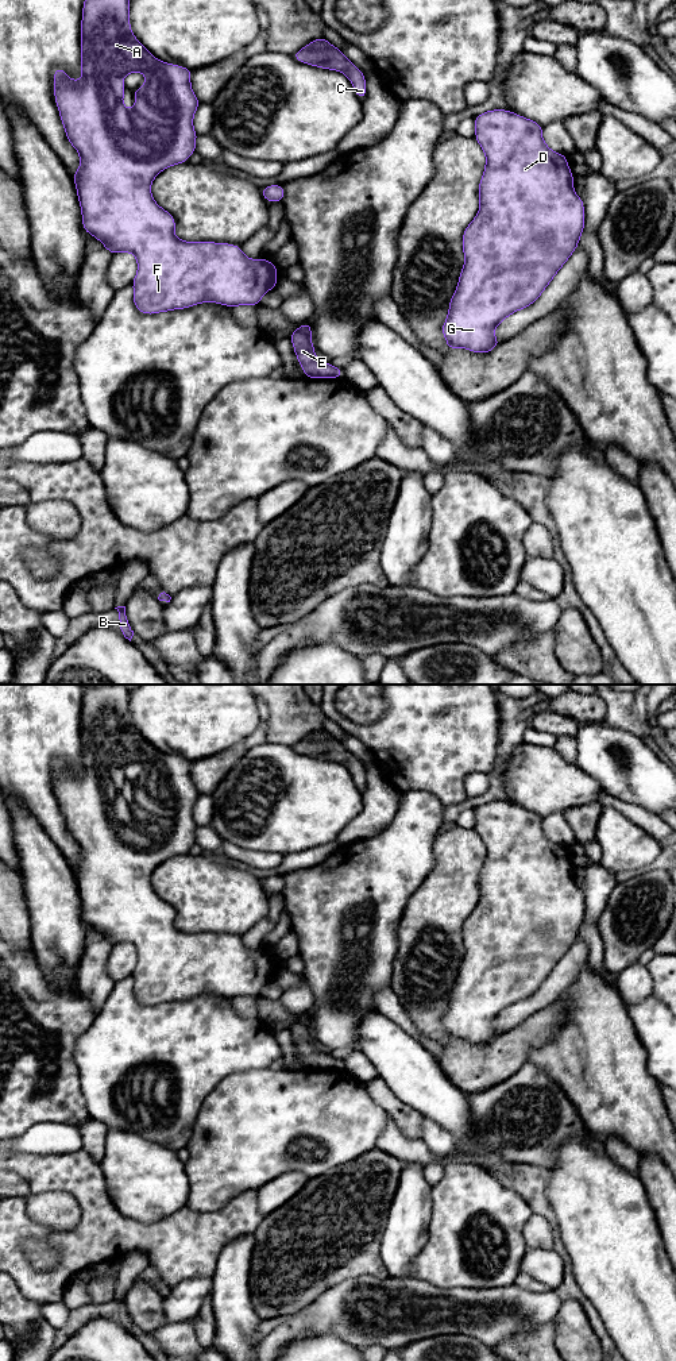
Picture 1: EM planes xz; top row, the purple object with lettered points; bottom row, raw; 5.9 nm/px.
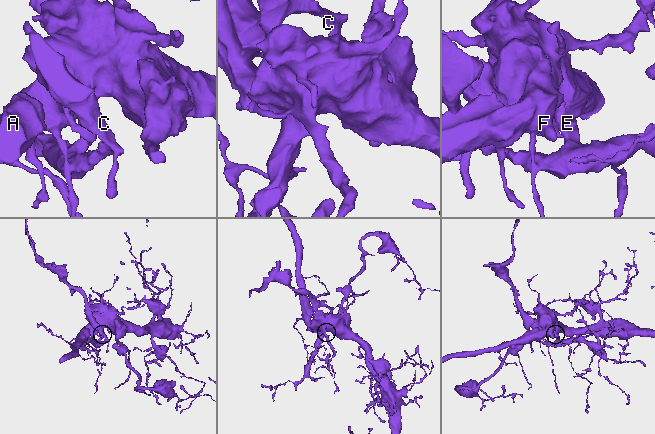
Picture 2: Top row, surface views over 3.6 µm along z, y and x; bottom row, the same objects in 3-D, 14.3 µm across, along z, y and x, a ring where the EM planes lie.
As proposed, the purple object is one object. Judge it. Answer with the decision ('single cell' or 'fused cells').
fused cells

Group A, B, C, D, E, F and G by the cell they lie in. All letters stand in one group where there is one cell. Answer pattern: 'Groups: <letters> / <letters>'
Groups: A B D F G / C E

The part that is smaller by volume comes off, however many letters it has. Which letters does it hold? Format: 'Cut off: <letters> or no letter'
Cut off: C, E

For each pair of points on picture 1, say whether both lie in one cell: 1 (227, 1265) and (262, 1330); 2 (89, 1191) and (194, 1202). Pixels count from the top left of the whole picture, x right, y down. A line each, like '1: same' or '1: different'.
1: same
2: different

